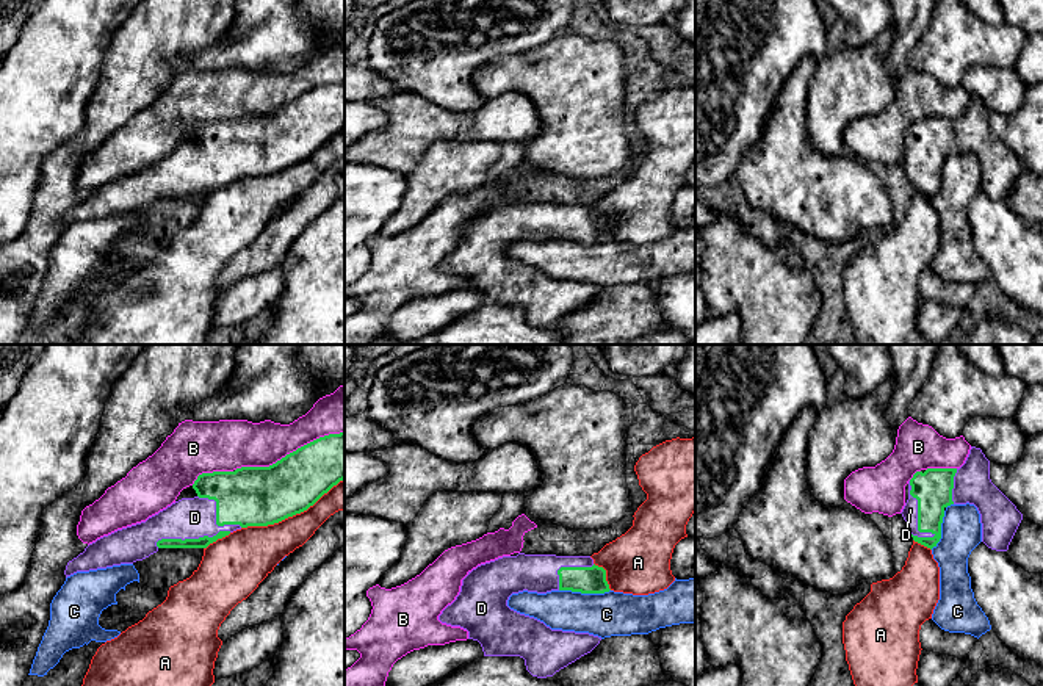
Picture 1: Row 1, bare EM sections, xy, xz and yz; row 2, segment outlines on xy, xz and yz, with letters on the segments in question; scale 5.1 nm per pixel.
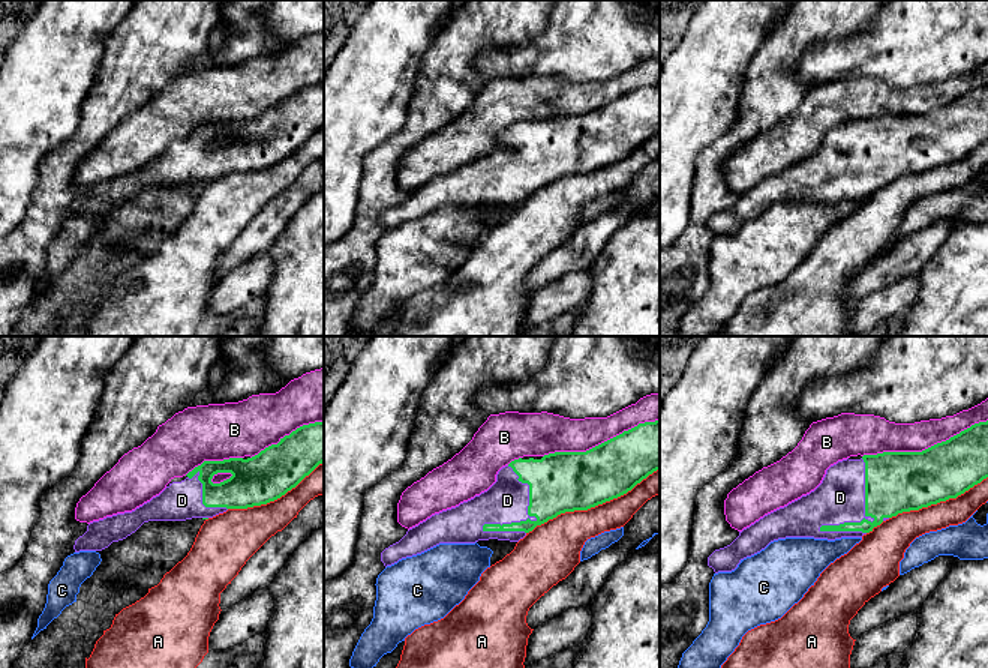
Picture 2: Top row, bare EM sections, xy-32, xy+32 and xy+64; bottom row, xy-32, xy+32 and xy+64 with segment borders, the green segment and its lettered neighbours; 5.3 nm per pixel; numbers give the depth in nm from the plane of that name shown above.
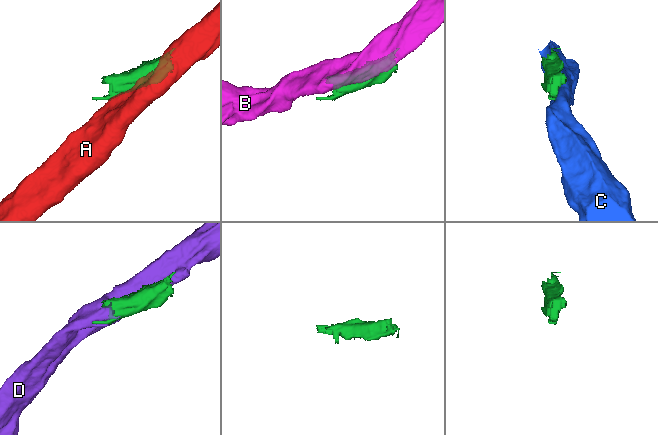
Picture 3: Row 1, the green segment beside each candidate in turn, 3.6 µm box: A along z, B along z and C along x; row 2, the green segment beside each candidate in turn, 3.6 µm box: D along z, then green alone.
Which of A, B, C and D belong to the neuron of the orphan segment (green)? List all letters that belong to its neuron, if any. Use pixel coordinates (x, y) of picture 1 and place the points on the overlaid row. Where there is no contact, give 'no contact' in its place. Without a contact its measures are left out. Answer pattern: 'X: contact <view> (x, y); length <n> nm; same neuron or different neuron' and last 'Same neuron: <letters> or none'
A: contact xy (292, 516); length 600 nm; different neuron
B: contact xy (290, 453); length 600 nm; different neuron
C: contact xz (584, 592); length 260 nm; different neuron
D: contact yz (918, 514); length 320 nm; same neuron
Same neuron: D

